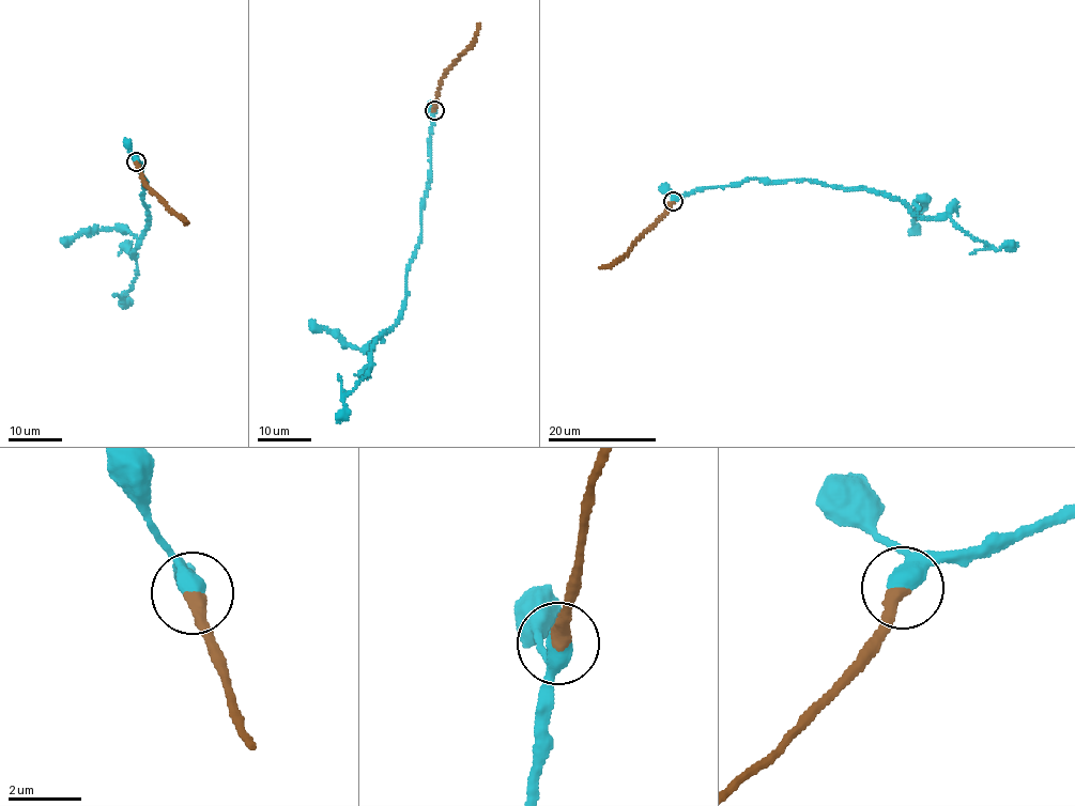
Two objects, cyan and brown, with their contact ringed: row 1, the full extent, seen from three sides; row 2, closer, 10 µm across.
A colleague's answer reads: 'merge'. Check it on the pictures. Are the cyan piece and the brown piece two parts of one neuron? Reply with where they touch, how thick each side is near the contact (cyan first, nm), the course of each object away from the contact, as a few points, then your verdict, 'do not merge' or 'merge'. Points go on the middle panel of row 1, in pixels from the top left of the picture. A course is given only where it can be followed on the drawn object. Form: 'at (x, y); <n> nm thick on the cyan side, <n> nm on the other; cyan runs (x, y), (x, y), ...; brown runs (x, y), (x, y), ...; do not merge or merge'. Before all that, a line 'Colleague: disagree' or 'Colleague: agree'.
Colleague: agree
at (434, 110); 600 nm thick on the cyan side, 400 nm on the other; cyan runs (434, 109), (430, 181), (407, 297), (397, 325), (377, 338), (368, 374), (342, 400), (337, 421); brown runs (434, 109), (444, 74), (467, 50), (479, 24); merge

